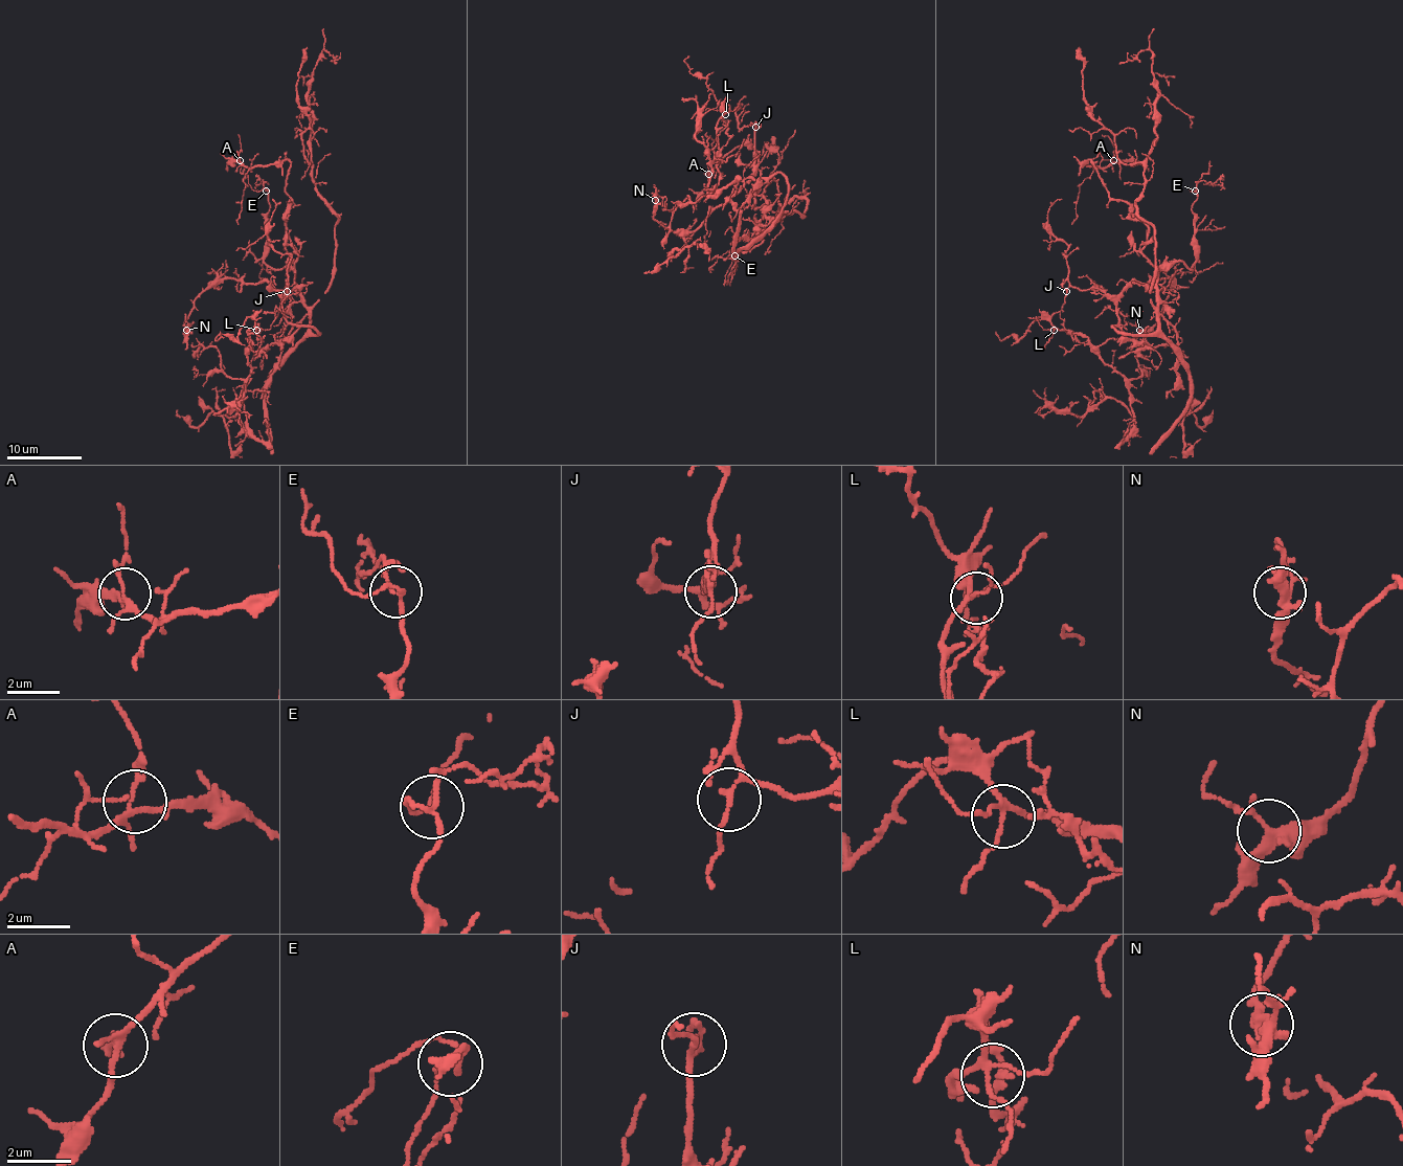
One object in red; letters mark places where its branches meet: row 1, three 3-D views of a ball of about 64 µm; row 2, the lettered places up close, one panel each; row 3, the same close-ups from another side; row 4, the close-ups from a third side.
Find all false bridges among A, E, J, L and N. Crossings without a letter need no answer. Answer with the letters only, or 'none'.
none

